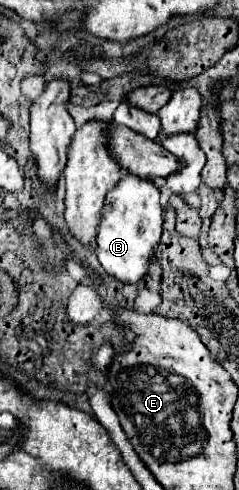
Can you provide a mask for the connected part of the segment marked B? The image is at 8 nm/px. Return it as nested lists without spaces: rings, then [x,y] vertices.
[[[128,176],[118,182],[118,188],[110,192],[110,204],[106,206],[100,230],[98,230],[98,260],[108,276],[120,284],[140,284],[150,270],[150,262],[162,238],[162,206],[160,190],[138,176]]]

